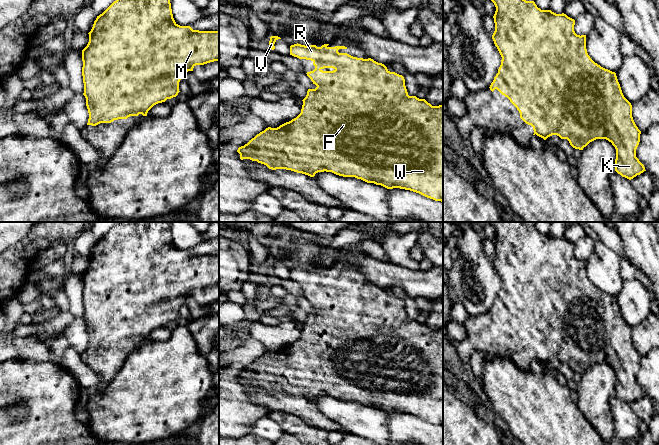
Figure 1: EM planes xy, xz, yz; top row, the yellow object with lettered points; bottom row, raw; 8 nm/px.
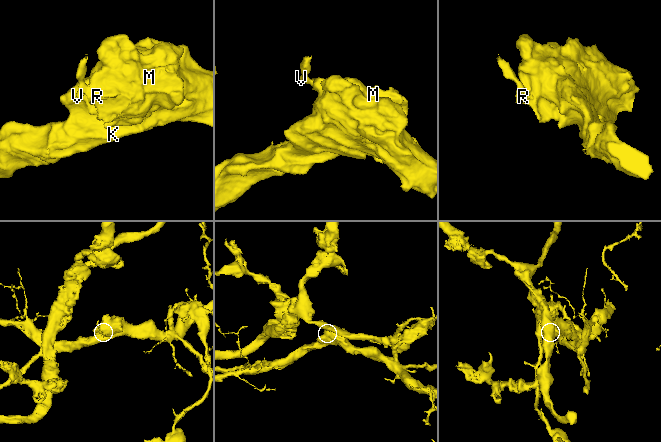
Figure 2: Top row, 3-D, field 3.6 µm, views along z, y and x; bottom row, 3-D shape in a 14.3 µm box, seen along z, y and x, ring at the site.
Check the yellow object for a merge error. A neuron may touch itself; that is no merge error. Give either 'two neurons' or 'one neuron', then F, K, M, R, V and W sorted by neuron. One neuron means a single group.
one neuron | F K M R V W

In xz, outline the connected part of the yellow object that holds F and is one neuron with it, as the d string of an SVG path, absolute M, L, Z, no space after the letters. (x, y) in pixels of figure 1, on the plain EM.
M297 267L290 270L290 279L313 286L315 293L306 298L317 311L315 313L308 313L306 321L302 324L301 337L296 342L277 352L266 352L247 368L239 371L237 376L240 378L240 383L257 385L272 394L286 393L310 401L314 401L318 396L332 396L339 400L355 401L367 407L381 409L387 413L400 412L410 414L435 425L443 426L443 328L432 330L425 323L409 320L404 301L395 296L390 296L384 288L378 287L371 282L363 283L353 281L347 277L339 277L339 273L347 273L345 270L329 271L328 269L324 268L321 271L317 271L316 269L305 270Z

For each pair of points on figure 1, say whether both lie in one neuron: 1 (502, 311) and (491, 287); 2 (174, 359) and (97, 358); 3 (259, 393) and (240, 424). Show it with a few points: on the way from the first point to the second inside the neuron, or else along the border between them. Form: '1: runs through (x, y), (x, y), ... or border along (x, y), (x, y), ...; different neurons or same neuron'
1: border along (498, 274), (498, 296), (480, 314); different neurons
2: border along (132, 350), (121, 368), (112, 378); different neurons
3: border along (241, 384), (253, 401), (269, 410); different neurons

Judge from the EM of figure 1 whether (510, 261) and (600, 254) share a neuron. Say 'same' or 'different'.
different

